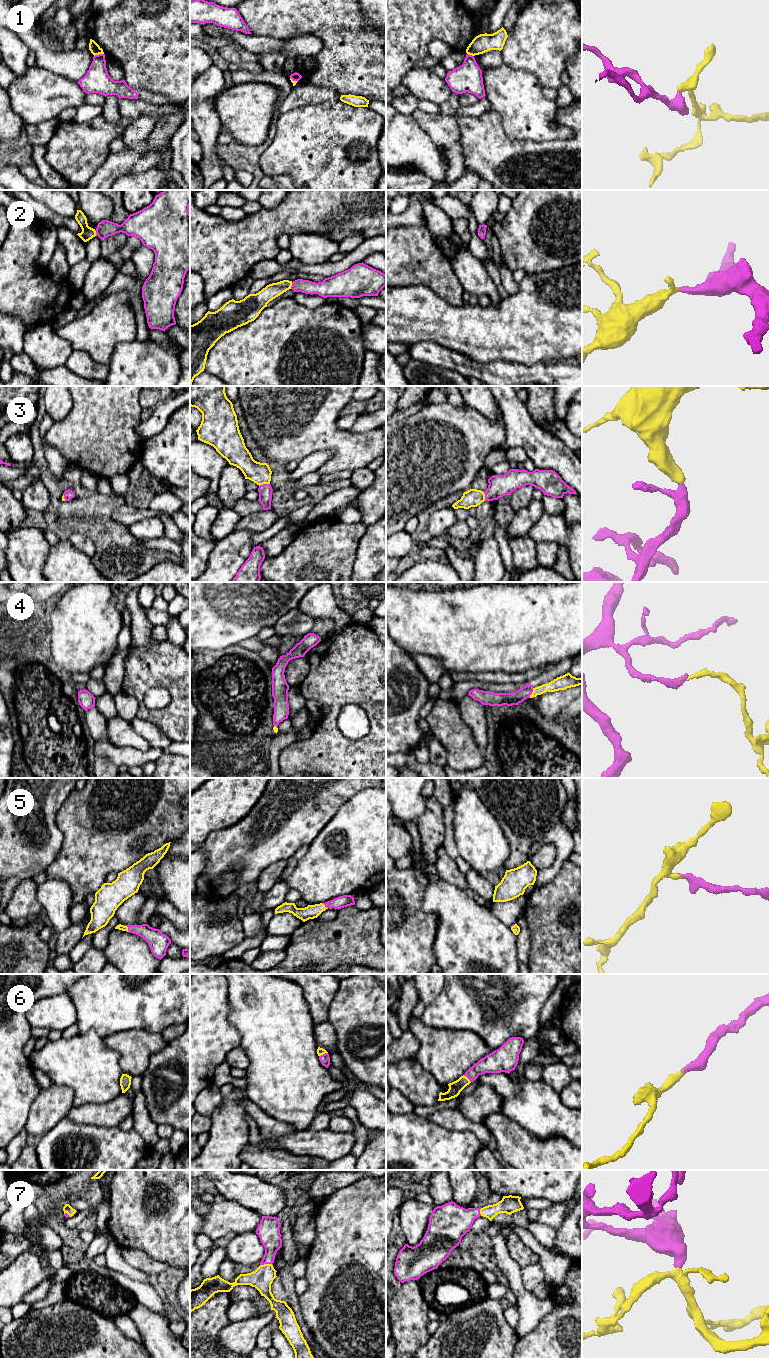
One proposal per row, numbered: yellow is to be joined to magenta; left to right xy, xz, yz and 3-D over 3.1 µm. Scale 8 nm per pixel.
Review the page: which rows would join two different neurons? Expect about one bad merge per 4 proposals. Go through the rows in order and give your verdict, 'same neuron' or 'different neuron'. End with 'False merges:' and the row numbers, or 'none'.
1: different neuron
2: same neuron
3: same neuron
4: same neuron
5: same neuron
6: same neuron
7: same neuron
False merges: 1

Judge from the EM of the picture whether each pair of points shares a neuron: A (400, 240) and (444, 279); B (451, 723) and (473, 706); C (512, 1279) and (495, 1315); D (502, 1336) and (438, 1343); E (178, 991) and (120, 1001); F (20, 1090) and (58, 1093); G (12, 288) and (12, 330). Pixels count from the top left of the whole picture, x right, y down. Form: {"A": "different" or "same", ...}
{"A": "same", "B": "different", "C": "different", "D": "same", "E": "same", "F": "different", "G": "different"}

